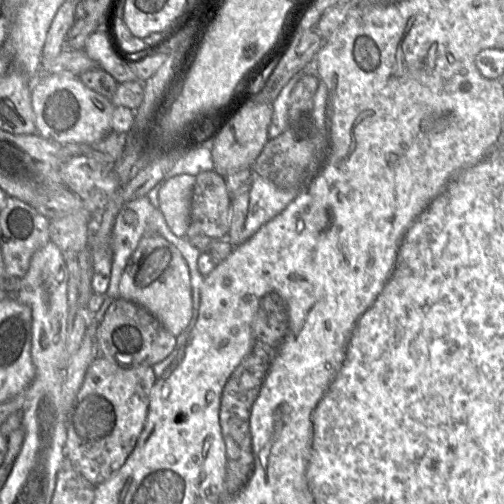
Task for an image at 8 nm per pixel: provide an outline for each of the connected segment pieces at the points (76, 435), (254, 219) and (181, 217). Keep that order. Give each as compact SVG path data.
M104 357L95 358L65 420L65 458L92 485L113 475L126 461L144 428L156 376L151 366L121 368Z
M254 176L249 190L249 205L243 240L251 238L259 228L281 213L303 188L303 184L281 189L261 176Z
M181 174L167 180L158 193L158 208L169 229L185 237L190 222L190 207L196 177Z

